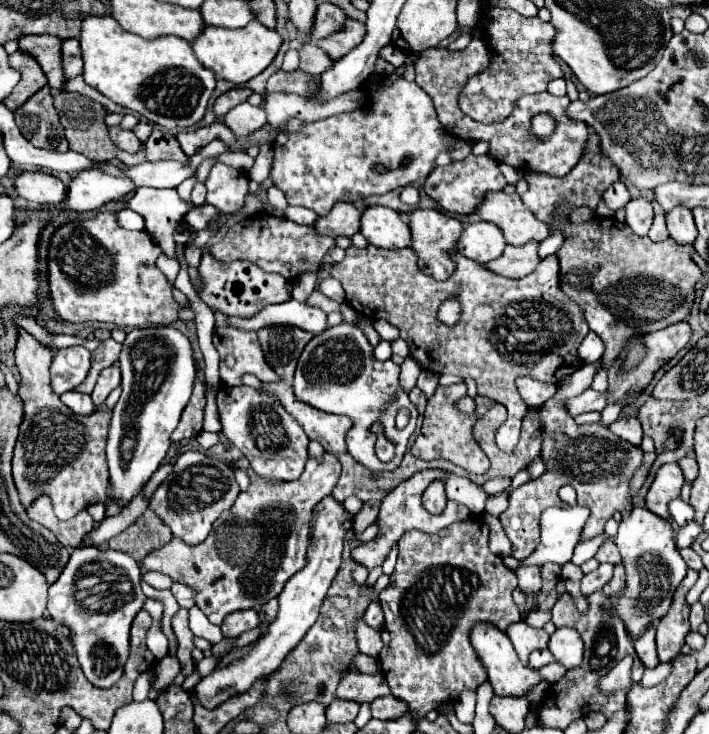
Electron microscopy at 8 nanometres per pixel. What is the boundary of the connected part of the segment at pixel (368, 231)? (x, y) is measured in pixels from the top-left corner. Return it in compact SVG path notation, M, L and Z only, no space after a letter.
M368 207L362 215L362 231L360 231L370 245L384 247L384 249L404 249L412 247L412 237L408 223L402 219L400 213L388 207Z

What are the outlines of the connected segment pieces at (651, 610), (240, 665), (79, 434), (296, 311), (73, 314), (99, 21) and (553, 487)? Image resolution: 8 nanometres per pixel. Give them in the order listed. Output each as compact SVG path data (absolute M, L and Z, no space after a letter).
M634 507L630 515L620 521L614 543L620 549L622 565L626 569L626 587L622 593L612 595L608 613L618 617L624 623L630 641L636 641L652 623L658 623L668 613L674 591L686 577L688 567L674 543L670 521L656 517L644 507Z
M332 495L324 497L320 505L316 507L316 519L312 525L312 541L308 547L308 563L302 571L298 571L290 581L286 583L284 591L278 595L278 615L272 623L268 623L266 631L254 641L254 647L244 657L214 669L206 679L202 679L194 687L196 701L206 709L216 709L216 705L226 703L228 699L246 693L254 681L270 677L278 665L284 661L284 657L302 641L306 631L314 625L318 619L320 605L326 597L326 591L330 583L334 581L340 563L342 563L342 541L344 541L344 521L350 521L352 515L344 509L340 501L336 501Z
M20 329L20 337L18 337L14 355L16 355L16 367L22 375L18 397L24 403L24 421L20 425L20 435L18 435L14 459L12 459L12 473L14 473L14 483L16 483L16 489L20 495L20 503L24 505L24 509L28 509L32 505L32 501L36 501L42 493L46 493L52 499L56 517L62 521L68 521L78 511L86 509L92 501L106 501L108 469L106 469L104 449L106 449L106 431L110 425L112 411L96 409L90 415L76 415L76 419L74 419L74 413L70 413L70 409L66 409L66 405L62 405L60 397L50 387L48 369L52 363L52 351L48 347L44 347L42 343L38 343L24 329Z
M296 299L284 301L280 305L268 305L262 309L262 313L250 317L250 319L240 319L240 317L230 317L230 327L238 327L242 331L258 331L266 325L296 325L304 331L310 333L322 333L328 329L326 323L326 313L318 307L310 307L306 303L300 303Z
M100 211L92 219L68 223L54 233L50 255L48 255L48 277L50 277L50 295L54 309L64 321L84 323L84 321L102 321L114 323L116 327L160 327L178 321L180 303L172 295L172 283L156 267L156 259L162 255L160 245L146 231L128 231L118 225L114 213Z
M104 15L104 17L86 17L82 21L80 47L84 57L84 73L82 73L84 81L90 87L98 89L108 99L112 99L116 105L130 109L164 129L186 129L204 119L208 101L216 89L216 75L194 57L192 45L188 41L178 37L144 39L134 33L126 33L118 25L118 21Z
M594 361L590 365L582 365L572 377L570 383L558 387L558 393L546 401L540 407L540 419L544 423L544 443L542 443L542 461L546 463L546 473L538 479L532 479L530 483L516 487L510 495L508 509L500 515L500 521L504 525L506 535L510 535L512 543L512 557L518 561L524 561L538 545L540 537L540 513L546 507L564 507L566 503L558 497L558 489L562 485L572 485L578 503L590 507L590 519L586 521L586 527L582 531L582 541L592 539L604 531L604 523L616 513L628 511L628 495L630 495L630 479L632 473L642 465L642 449L632 447L610 429L602 425L576 425L574 419L564 409L566 397L578 395L578 391L586 391L602 367L602 361Z

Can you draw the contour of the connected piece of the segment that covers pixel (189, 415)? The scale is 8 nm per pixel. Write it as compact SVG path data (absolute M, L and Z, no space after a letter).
M194 383L194 393L182 413L182 419L178 427L172 433L172 441L182 441L196 437L202 431L202 419L204 419L204 405L206 405L206 387L204 383Z

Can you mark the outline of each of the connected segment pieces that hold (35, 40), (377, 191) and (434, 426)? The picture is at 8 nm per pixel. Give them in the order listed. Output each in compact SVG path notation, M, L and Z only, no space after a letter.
M30 35L18 39L20 49L36 57L48 77L48 85L62 91L66 77L62 69L62 39L56 35Z
M402 77L392 87L386 87L382 79L372 81L368 87L368 99L374 103L370 113L358 109L354 113L320 119L316 123L304 123L298 133L282 133L282 137L274 141L274 163L270 175L274 185L284 191L290 205L308 207L318 215L326 215L338 201L352 201L356 195L384 195L392 189L424 181L434 169L436 155L442 151L448 151L452 161L462 161L470 155L470 145L454 139L450 133L446 135L446 129L434 113L434 103L414 81L406 81Z
M464 382L460 384L448 385L448 387L442 387L438 385L434 395L428 399L428 405L426 405L426 413L424 413L424 423L422 423L422 429L410 449L410 453L416 457L416 459L422 459L422 461L434 461L434 459L446 459L462 469L466 469L468 473L484 473L490 465L488 457L484 455L484 451L478 447L478 443L474 443L472 439L472 425L486 413L486 409L494 403L492 399L486 399L486 397L476 397L476 409L474 413L464 413L460 409L456 409L456 403L463 396L466 395L466 385Z

